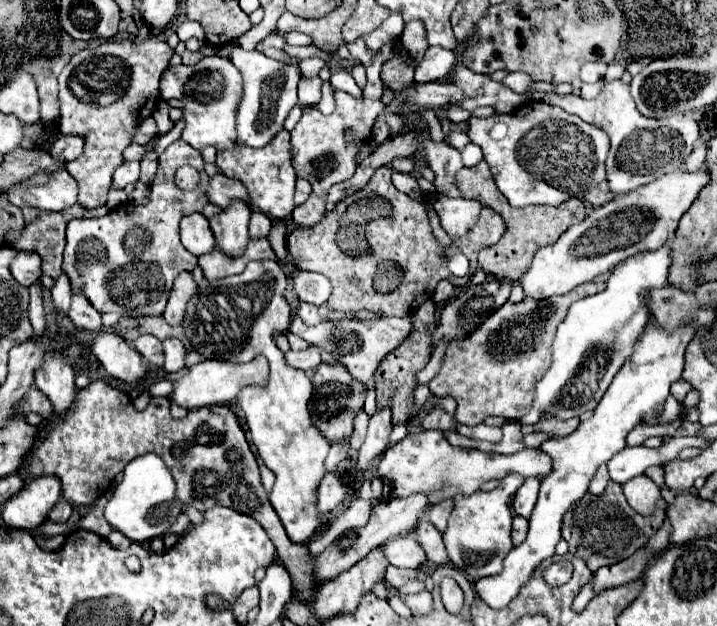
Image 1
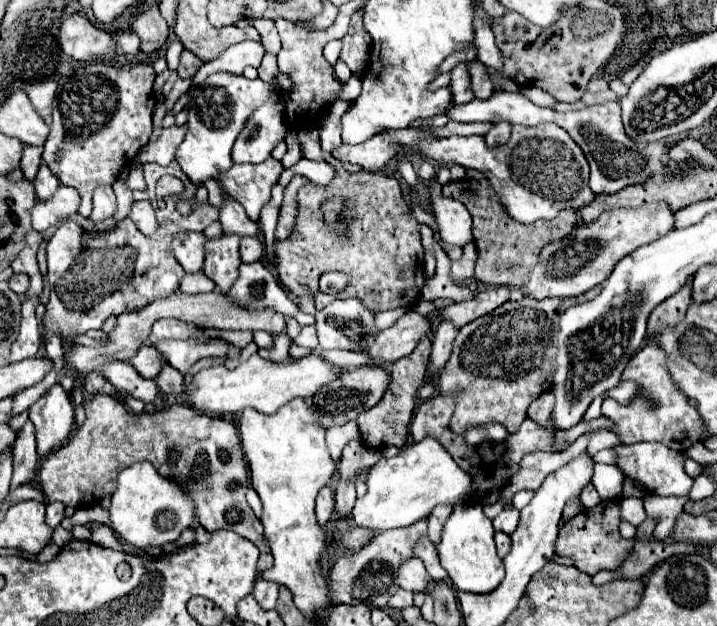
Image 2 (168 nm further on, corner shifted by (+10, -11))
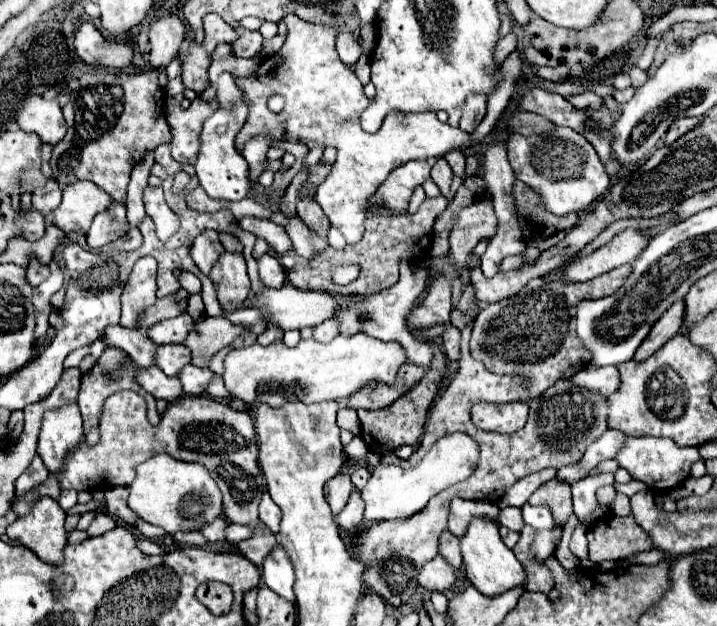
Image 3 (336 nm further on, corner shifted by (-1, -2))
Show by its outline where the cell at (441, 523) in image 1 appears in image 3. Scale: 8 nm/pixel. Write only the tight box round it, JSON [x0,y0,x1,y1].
[448,498,498,538]

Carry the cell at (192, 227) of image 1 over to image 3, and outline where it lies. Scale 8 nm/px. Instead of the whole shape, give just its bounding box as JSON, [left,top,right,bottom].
[192,230,224,274]

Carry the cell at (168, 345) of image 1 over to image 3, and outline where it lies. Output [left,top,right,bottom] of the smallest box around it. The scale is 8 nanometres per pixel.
[180,364,216,396]

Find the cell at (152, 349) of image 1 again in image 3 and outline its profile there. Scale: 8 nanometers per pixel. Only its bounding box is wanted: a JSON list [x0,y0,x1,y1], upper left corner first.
[156,344,192,376]

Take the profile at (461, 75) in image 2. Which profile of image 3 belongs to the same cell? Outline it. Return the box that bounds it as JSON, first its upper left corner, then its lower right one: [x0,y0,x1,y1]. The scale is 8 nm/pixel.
[460,96,486,134]

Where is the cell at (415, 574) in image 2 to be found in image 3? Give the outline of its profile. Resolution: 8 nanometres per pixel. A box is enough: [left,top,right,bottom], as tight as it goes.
[418,556,456,592]

